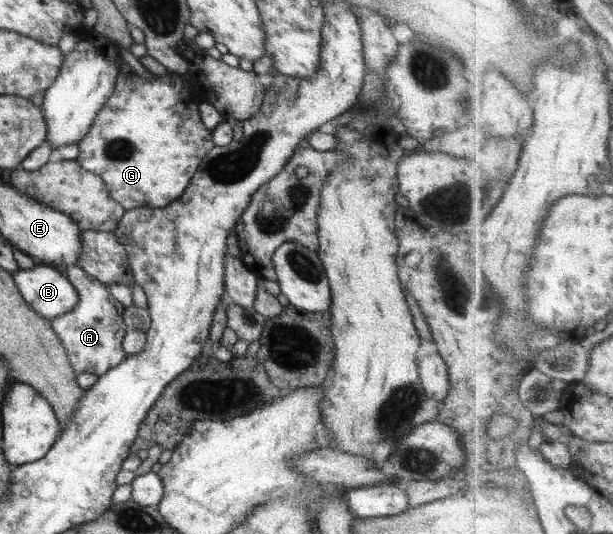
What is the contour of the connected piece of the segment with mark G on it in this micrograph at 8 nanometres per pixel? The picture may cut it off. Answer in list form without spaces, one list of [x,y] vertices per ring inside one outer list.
[[[167,72],[150,78],[135,73],[120,74],[112,96],[96,114],[88,133],[78,141],[79,157],[75,161],[83,169],[100,176],[112,199],[127,210],[144,205],[149,208],[169,205],[190,185],[208,150],[217,146],[212,141],[212,132],[204,126],[200,117],[201,101],[202,95],[197,90],[187,89],[180,74]]]

